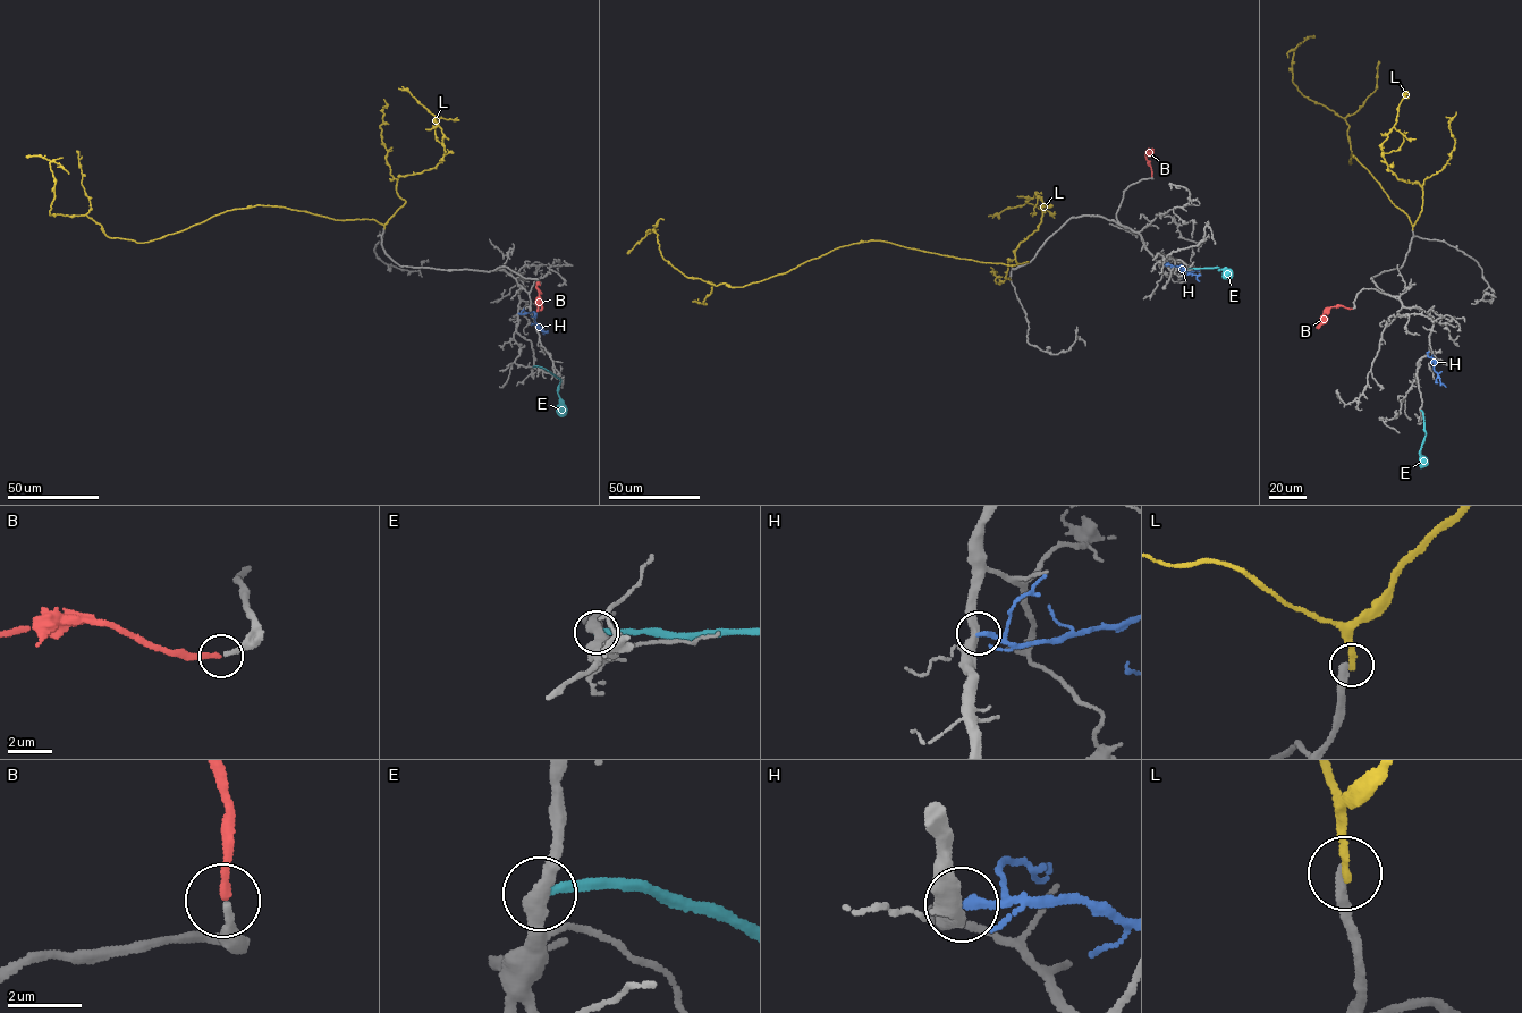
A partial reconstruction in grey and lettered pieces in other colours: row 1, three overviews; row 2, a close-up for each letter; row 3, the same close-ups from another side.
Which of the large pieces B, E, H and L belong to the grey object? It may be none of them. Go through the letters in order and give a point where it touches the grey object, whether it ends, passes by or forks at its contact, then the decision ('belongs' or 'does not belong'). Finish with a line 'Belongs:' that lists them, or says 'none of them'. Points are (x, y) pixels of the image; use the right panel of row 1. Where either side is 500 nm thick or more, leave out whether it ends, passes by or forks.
B: contact (1352, 309); it ends; belongs
E: contact (1420, 410); it ends; does not belong
H: contact (1427, 354); it ends; does not belong
L: contact (1412, 229); it ends; does not belong
Belongs: B

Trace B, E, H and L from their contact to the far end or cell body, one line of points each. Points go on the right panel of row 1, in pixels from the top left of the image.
B: (1352, 309), (1330, 307), (1317, 328)
E: (1420, 410), (1426, 435), (1420, 455), (1426, 459), (1425, 466)
H: (1427, 354), (1435, 361), (1434, 369), (1446, 387)
L: (1412, 229), (1409, 217), (1351, 153), (1350, 163), (1345, 119), (1308, 99), (1293, 82), (1294, 50), (1313, 36)

